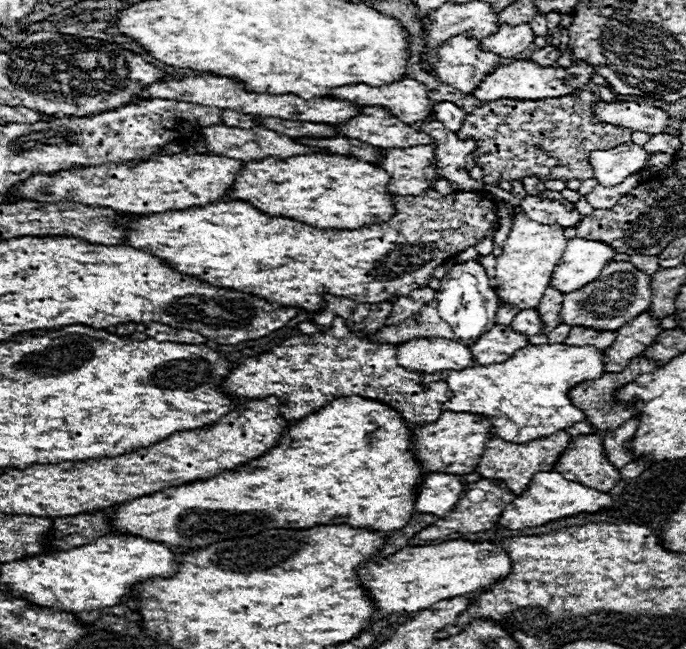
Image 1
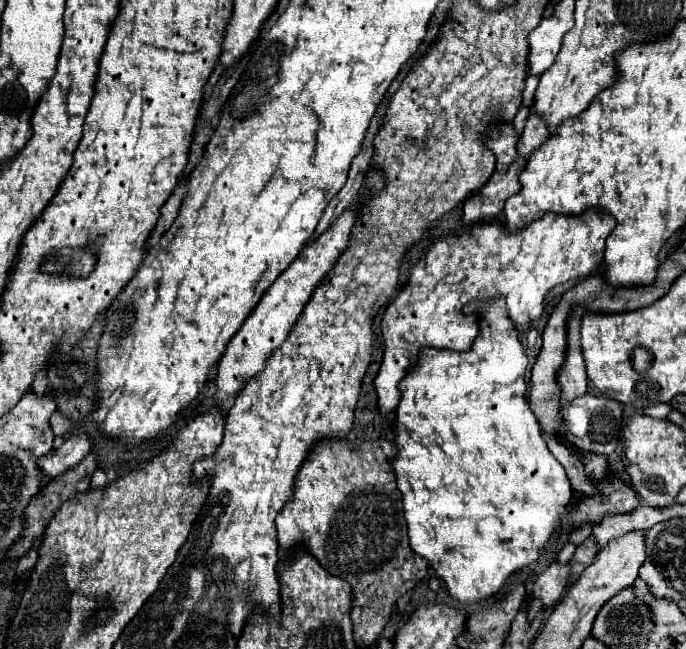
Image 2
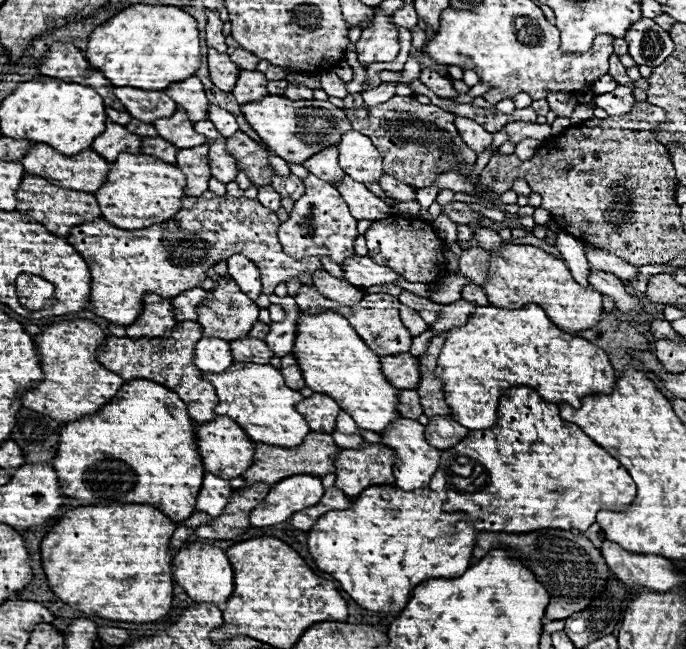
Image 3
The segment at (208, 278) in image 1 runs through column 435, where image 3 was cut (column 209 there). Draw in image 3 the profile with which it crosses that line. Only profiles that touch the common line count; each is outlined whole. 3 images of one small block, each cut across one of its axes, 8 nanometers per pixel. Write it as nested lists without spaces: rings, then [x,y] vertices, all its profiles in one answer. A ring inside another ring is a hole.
[[[204,192],[202,196],[188,196],[178,216],[164,224],[142,230],[120,230],[104,218],[98,218],[96,222],[76,226],[66,240],[90,266],[90,296],[94,312],[112,324],[128,326],[128,322],[134,322],[136,314],[140,314],[140,304],[146,292],[160,294],[162,298],[174,298],[200,286],[206,280],[204,274],[208,268],[238,252],[256,262],[262,274],[262,292],[266,296],[274,294],[278,284],[298,278],[302,272],[314,276],[316,270],[322,270],[322,262],[318,258],[288,258],[278,242],[278,226],[278,216],[256,200]]]

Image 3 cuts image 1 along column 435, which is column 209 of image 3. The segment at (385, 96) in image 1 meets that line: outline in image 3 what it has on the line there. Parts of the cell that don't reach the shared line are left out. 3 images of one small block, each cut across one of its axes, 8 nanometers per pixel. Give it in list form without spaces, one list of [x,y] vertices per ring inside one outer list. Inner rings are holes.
[[[192,76],[184,82],[176,82],[172,86],[168,86],[166,94],[188,112],[188,118],[192,118],[192,122],[202,122],[208,118],[208,98],[204,92],[204,86],[200,82],[198,76]]]

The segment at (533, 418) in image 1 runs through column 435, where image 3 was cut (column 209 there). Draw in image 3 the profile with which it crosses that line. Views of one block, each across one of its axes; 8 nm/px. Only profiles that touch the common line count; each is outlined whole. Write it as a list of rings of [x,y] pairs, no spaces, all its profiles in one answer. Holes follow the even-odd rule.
[[[234,362],[228,370],[220,374],[204,374],[204,380],[214,384],[216,394],[220,398],[220,404],[216,406],[216,414],[228,416],[234,422],[238,422],[254,442],[292,448],[292,446],[300,446],[300,442],[310,432],[308,422],[294,408],[298,402],[304,400],[304,396],[288,388],[282,372],[270,364]]]

